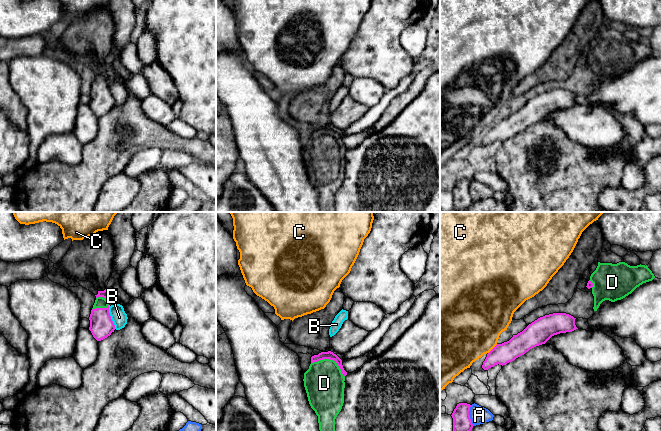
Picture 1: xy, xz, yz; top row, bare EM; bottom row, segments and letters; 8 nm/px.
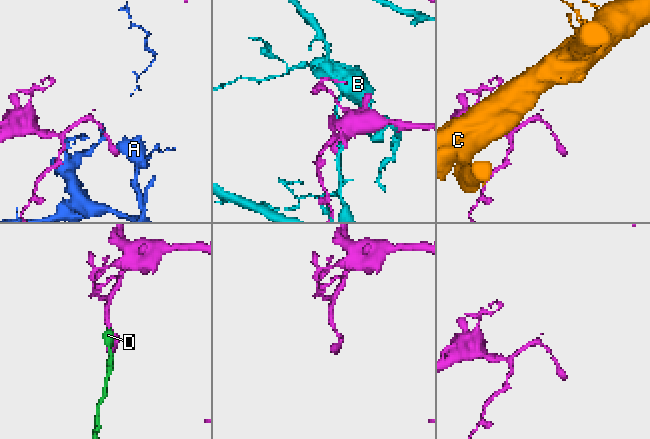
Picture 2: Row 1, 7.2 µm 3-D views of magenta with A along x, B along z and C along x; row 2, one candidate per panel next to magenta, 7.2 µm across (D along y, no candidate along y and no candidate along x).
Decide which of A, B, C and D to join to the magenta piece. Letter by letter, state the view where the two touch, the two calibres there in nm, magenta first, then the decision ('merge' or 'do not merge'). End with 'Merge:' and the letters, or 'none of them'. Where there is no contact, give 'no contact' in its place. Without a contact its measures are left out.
A: yz | 150/140 nm | do not merge
B: xy | 190/120 nm | do not merge
C: yz | 170/480 nm | do not merge
D: xz | 70/320 nm | merge
Merge: D

